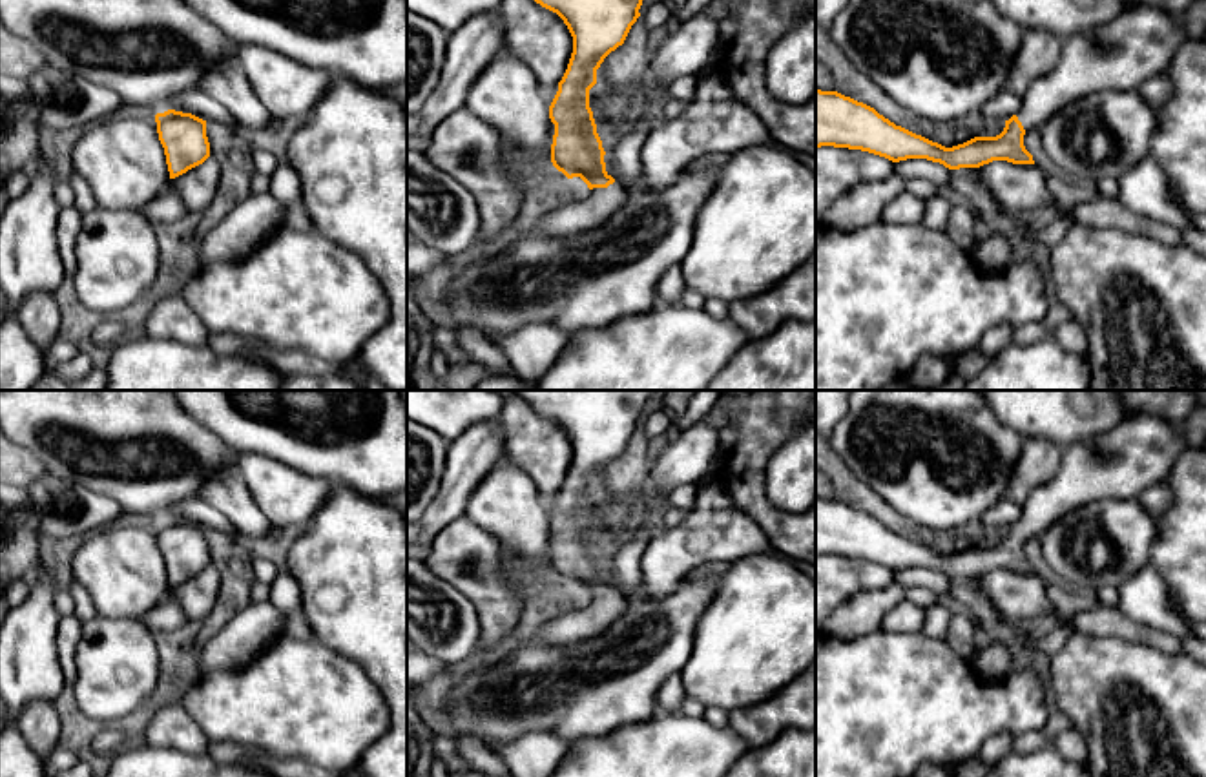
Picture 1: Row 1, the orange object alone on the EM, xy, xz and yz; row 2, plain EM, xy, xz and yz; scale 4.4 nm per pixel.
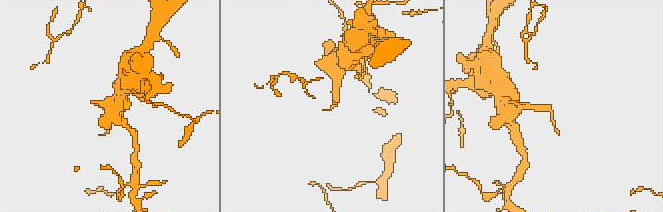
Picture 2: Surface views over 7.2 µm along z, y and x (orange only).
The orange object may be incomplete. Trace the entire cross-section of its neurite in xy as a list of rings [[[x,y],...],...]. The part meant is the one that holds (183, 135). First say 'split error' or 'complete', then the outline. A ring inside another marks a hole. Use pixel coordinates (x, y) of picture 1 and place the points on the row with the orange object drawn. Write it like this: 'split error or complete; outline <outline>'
complete; outline [[[175,109],[155,115],[170,179],[203,164],[210,157],[206,120]]]

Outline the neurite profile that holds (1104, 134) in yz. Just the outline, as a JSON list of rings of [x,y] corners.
[[[1138,89],[1087,93],[1040,128],[1045,153],[1076,186],[1118,179],[1151,153],[1155,133],[1157,111]]]

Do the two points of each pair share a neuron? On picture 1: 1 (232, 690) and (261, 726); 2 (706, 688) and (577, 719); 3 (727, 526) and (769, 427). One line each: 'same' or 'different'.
1: same
2: different
3: different

